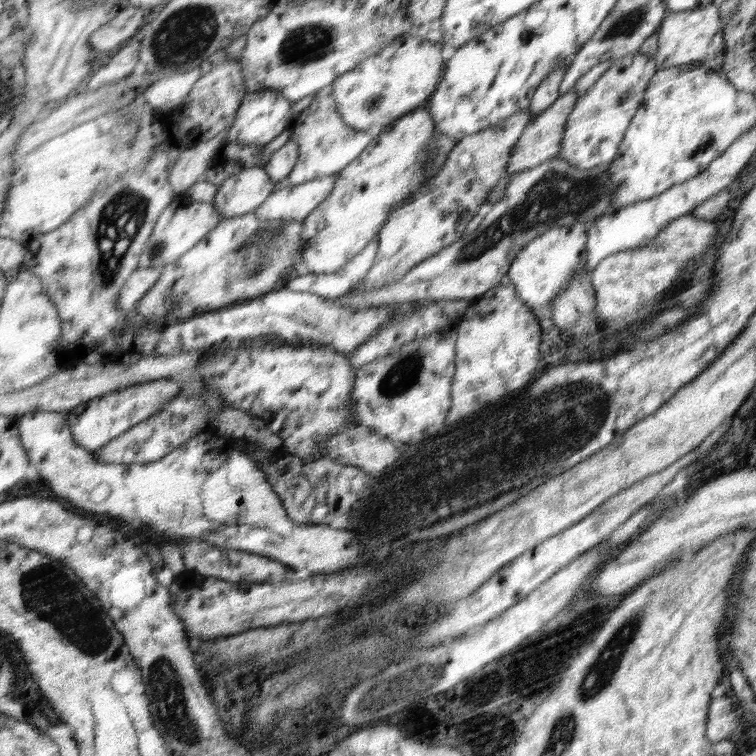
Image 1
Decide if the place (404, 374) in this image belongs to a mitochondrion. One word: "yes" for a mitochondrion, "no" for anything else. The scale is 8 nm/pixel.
yes

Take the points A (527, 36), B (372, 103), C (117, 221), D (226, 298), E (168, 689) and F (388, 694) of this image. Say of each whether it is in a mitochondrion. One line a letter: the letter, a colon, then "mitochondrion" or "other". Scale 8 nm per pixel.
A: other
B: mitochondrion
C: mitochondrion
D: other
E: mitochondrion
F: mitochondrion

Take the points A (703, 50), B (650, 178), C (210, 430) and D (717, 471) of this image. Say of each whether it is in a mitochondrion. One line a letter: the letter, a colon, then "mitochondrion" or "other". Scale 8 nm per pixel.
A: other
B: other
C: other
D: other

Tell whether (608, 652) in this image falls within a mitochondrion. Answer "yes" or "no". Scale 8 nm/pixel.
yes

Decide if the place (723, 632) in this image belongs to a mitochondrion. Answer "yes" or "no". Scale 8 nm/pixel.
no

